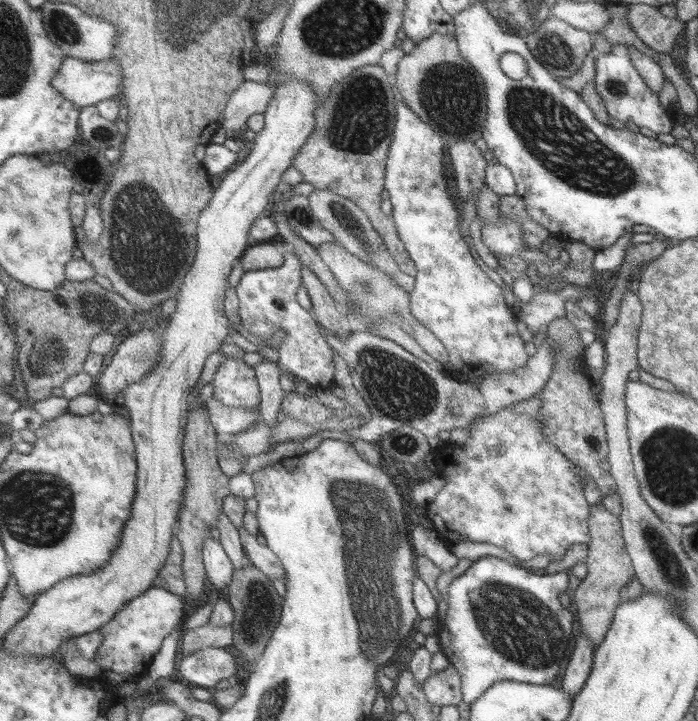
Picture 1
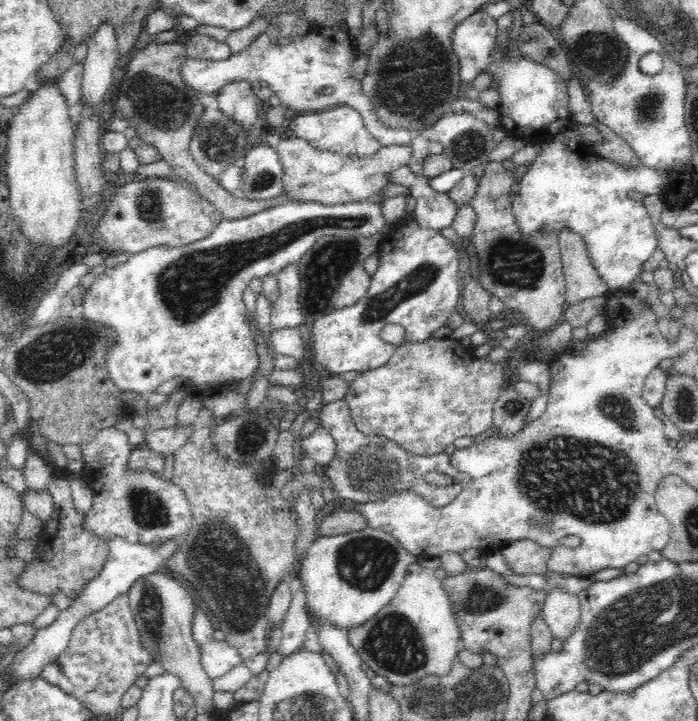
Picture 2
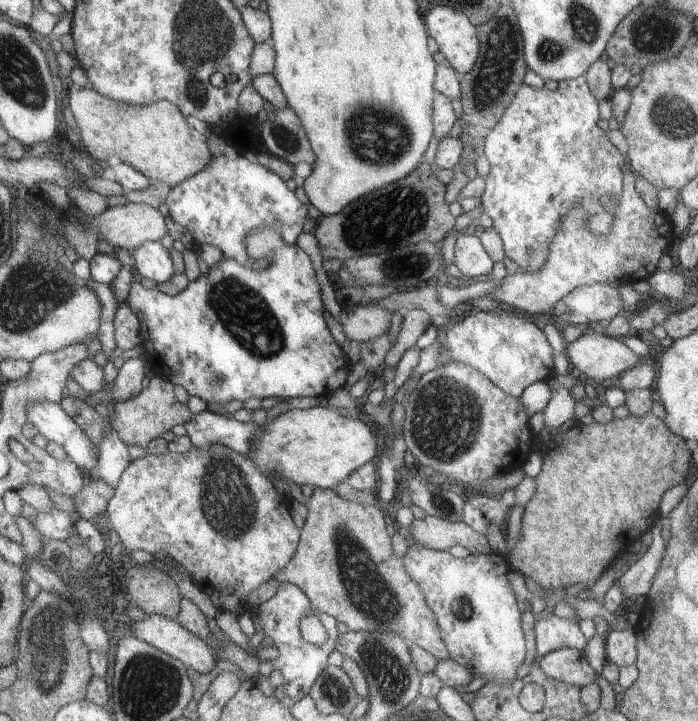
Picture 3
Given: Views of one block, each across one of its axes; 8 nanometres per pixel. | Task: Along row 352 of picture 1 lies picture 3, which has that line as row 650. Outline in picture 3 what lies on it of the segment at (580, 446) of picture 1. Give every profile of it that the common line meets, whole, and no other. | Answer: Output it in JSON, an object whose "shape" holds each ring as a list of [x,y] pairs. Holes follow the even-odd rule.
{"shape":[[[574,648],[553,651],[538,664],[550,678],[581,688],[591,684],[599,675],[586,660],[584,652]]]}

